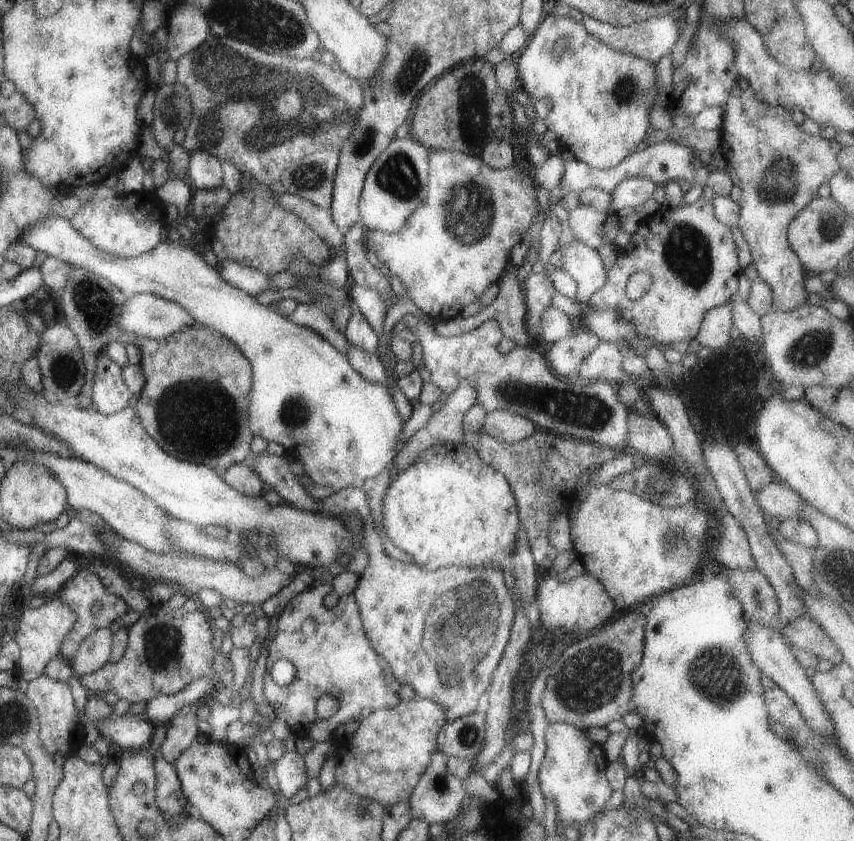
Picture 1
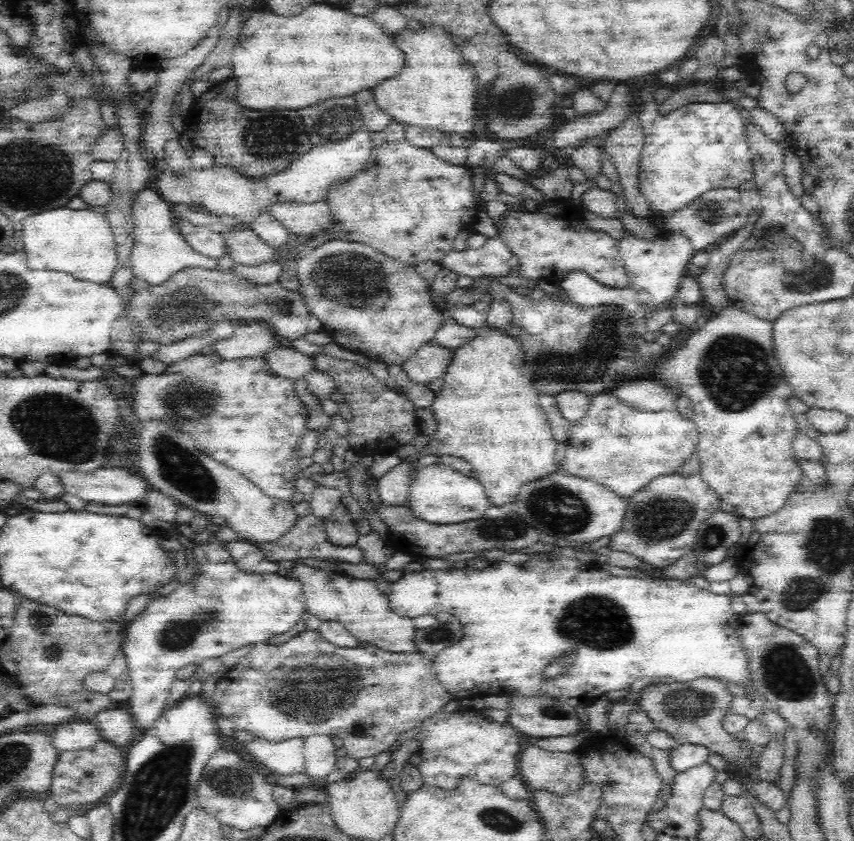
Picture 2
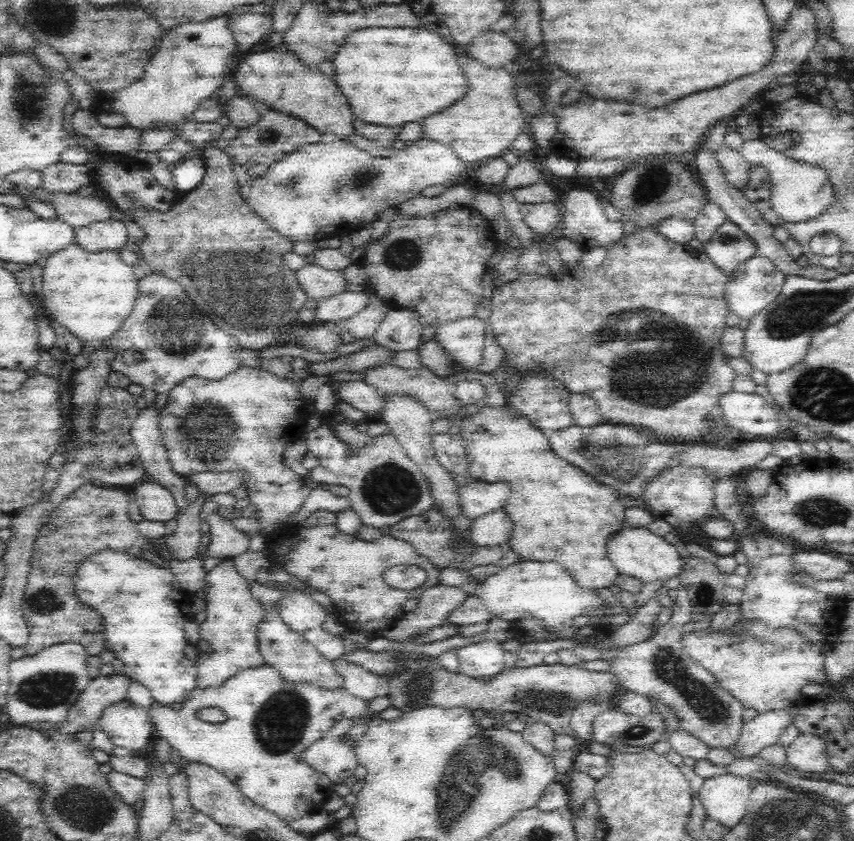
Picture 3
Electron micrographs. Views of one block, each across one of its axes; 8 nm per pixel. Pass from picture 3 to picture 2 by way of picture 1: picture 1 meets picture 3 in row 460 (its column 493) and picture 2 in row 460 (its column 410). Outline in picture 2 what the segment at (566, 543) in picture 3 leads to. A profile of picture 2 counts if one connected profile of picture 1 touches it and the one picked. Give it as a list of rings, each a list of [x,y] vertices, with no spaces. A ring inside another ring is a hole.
[[[480,328],[476,331],[477,335],[472,339],[472,342],[455,349],[451,363],[448,365],[446,372],[443,374],[443,388],[436,394],[431,406],[433,417],[437,423],[437,428],[434,433],[427,437],[426,445],[420,451],[419,455],[448,455],[466,460],[466,462],[470,464],[470,468],[474,468],[474,470],[472,470],[472,474],[480,480],[480,484],[482,484],[485,488],[485,493],[492,505],[499,507],[506,505],[513,506],[513,504],[517,501],[518,495],[520,494],[521,488],[524,484],[536,482],[537,480],[540,480],[540,478],[546,478],[546,476],[550,476],[550,474],[556,474],[556,472],[560,470],[560,468],[558,468],[558,464],[560,464],[560,462],[554,462],[559,442],[553,437],[550,423],[546,418],[544,409],[539,403],[539,396],[541,394],[536,390],[536,387],[530,383],[530,379],[528,379],[523,372],[524,355],[522,355],[522,349],[520,349],[518,338],[507,336],[504,331],[492,331],[484,328]]]

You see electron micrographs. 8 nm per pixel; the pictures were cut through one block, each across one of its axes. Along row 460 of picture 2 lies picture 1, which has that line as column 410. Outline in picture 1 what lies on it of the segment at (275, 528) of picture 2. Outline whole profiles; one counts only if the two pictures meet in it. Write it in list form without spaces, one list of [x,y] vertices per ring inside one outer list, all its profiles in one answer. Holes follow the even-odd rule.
[[[394,136],[377,155],[365,174],[358,198],[358,222],[365,230],[382,233],[396,233],[401,230],[413,211],[426,199],[429,153],[429,148],[410,136]]]

